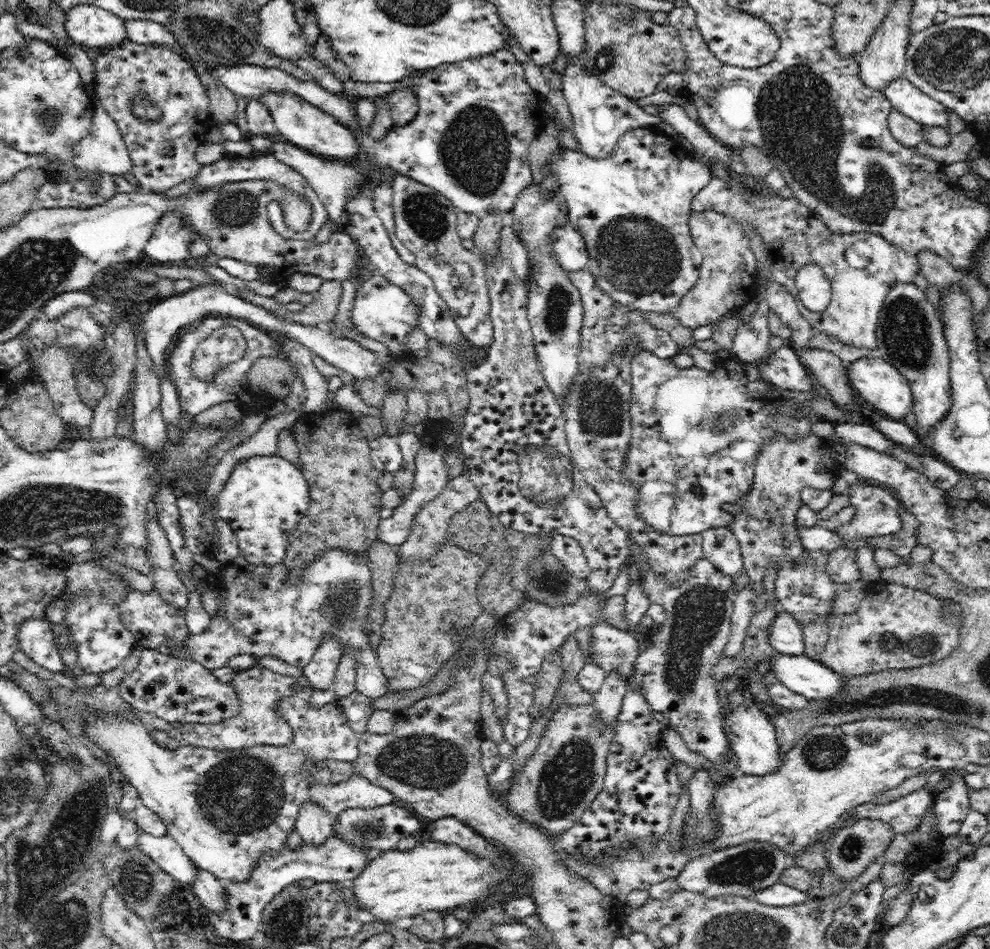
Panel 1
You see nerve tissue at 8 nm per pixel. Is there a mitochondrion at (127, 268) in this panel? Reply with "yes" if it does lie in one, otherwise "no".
no

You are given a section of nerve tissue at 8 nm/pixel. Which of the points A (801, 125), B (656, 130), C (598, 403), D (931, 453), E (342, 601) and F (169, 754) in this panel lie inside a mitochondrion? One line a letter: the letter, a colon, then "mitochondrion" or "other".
A: mitochondrion
B: other
C: mitochondrion
D: other
E: mitochondrion
F: other

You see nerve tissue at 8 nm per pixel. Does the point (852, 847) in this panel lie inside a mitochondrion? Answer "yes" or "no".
yes

